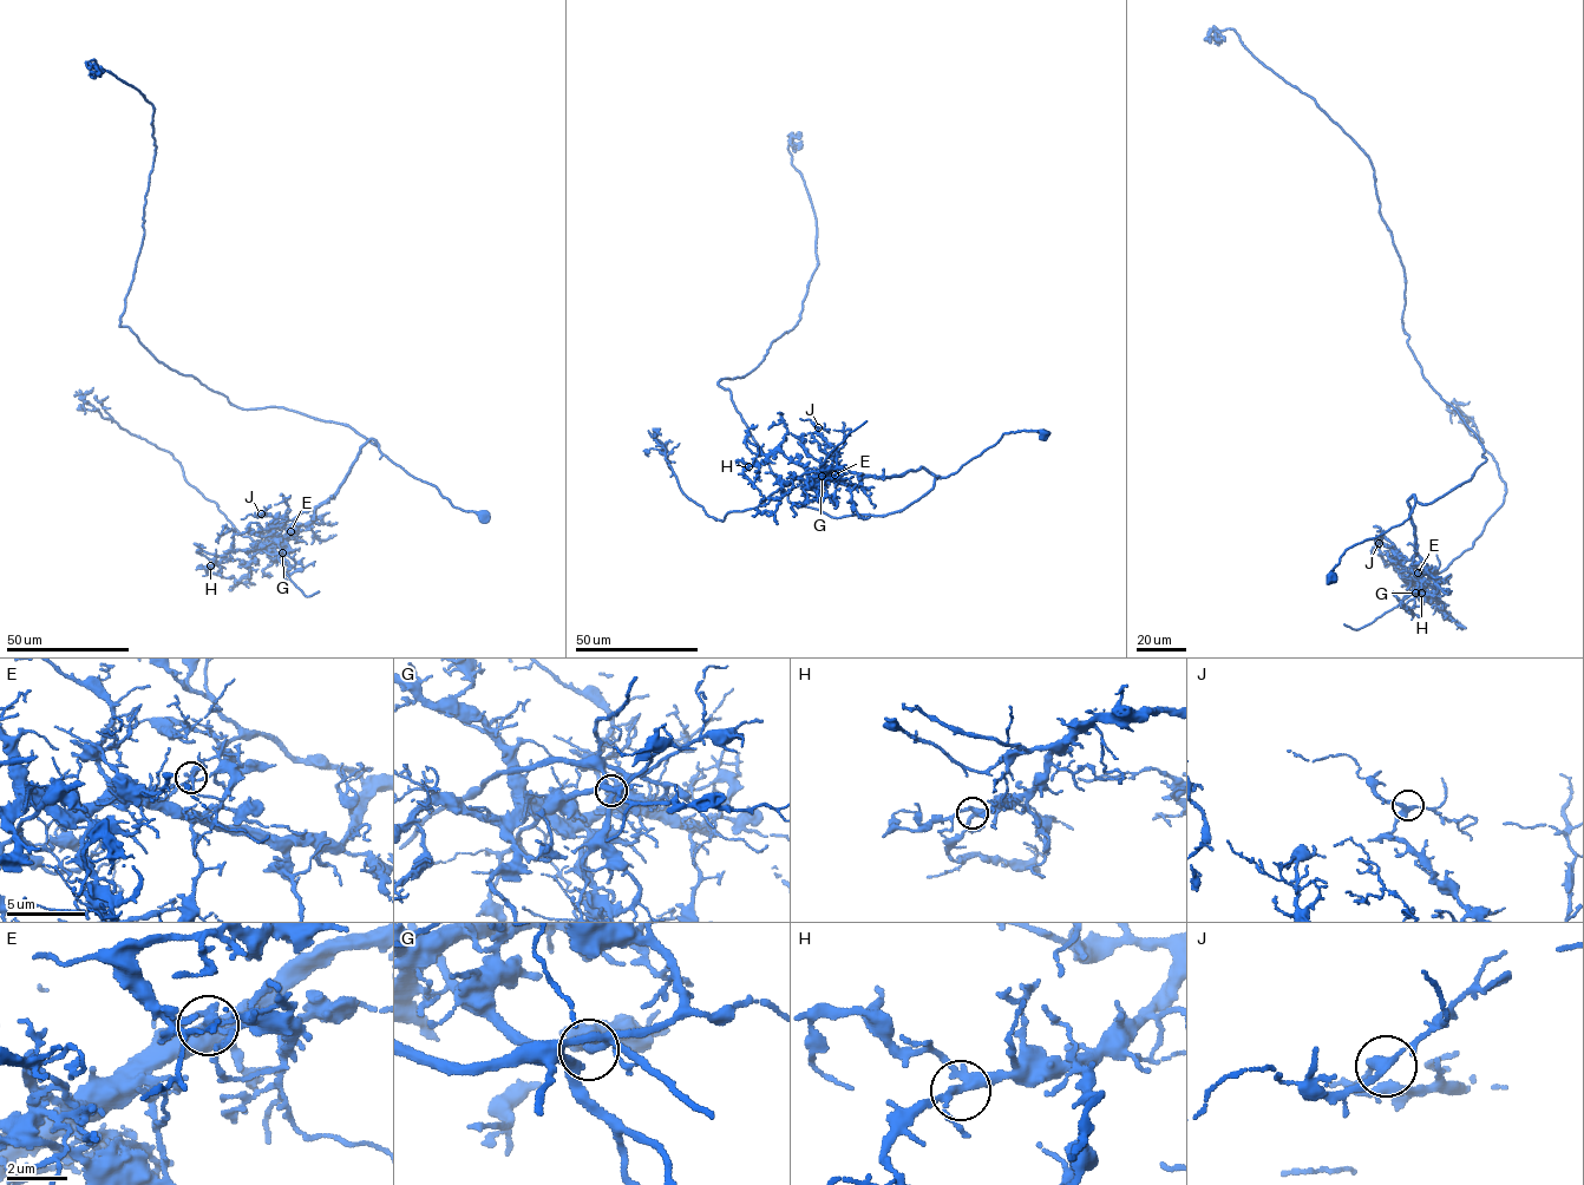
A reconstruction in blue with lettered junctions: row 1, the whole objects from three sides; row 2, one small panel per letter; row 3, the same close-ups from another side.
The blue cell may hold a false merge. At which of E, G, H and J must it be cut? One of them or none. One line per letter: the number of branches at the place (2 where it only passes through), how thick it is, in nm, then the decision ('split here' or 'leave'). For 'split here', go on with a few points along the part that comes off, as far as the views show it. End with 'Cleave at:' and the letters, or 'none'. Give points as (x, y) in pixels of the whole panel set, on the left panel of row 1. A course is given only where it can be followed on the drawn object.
E: 3 branches meet; 240 nm thick; split here; foreign part runs (290, 531), (289, 550), (274, 554), (241, 536), (215, 503), (189, 484), (170, 453), (85, 401), (93, 387)
G: 3 branches meet; 200 nm thick; leave
H: 3 branches meet; 280 nm thick; leave
J: 3 branches meet; 280 nm thick; leave
Cleave at: E

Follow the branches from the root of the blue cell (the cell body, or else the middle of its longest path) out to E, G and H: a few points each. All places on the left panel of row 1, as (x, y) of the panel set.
E: (484, 516), (453, 508), (436, 486), (406, 473), (370, 439), (339, 489), (316, 508), (313, 519), (290, 531)
G: (484, 516), (453, 508), (370, 439), (314, 517), (286, 536), (289, 550), (282, 552)
H: (484, 516), (453, 508), (370, 439), (313, 519), (269, 544), (229, 550), (210, 565)

